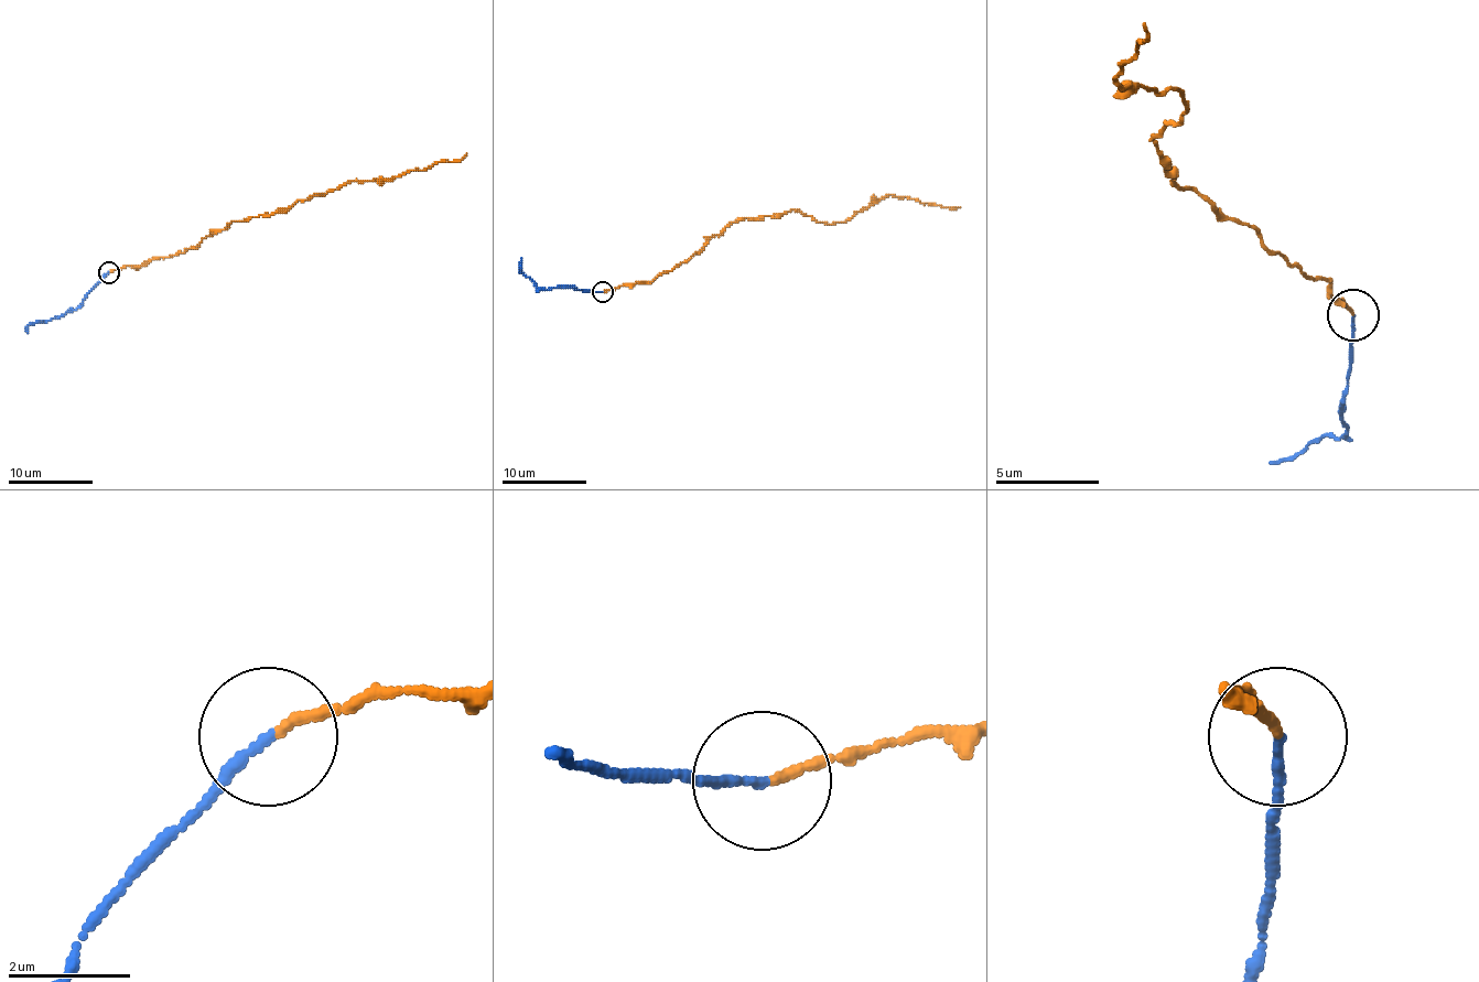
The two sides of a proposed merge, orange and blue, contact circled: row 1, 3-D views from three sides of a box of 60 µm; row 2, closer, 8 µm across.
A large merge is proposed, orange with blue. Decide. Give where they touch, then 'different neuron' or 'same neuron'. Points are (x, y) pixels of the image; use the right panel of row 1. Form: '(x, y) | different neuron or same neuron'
(1352, 315) | different neuron

